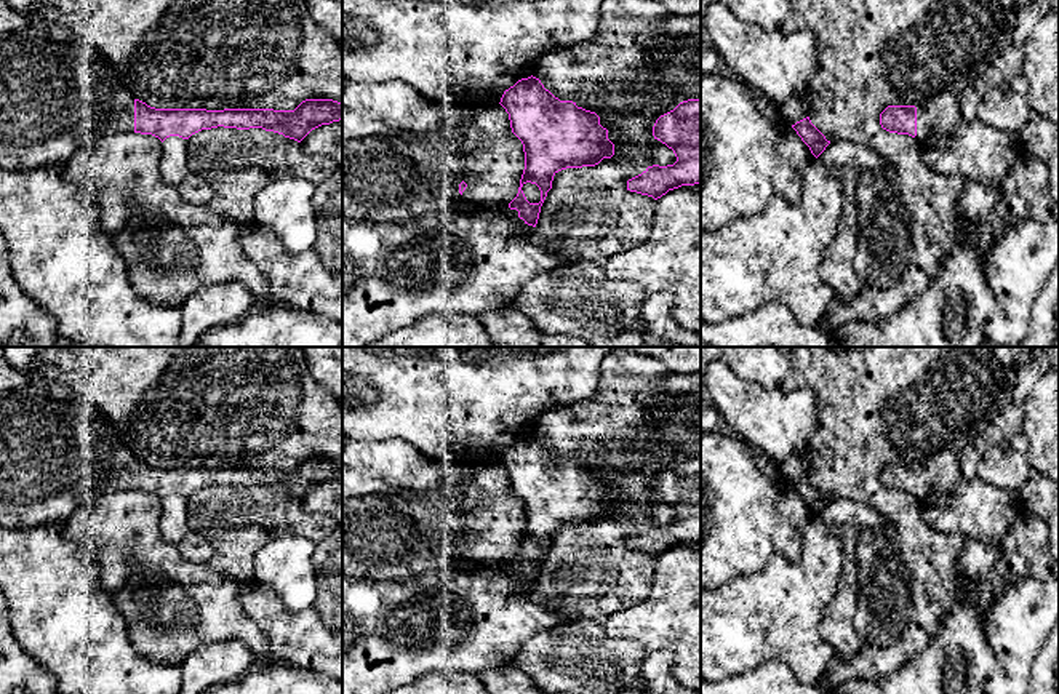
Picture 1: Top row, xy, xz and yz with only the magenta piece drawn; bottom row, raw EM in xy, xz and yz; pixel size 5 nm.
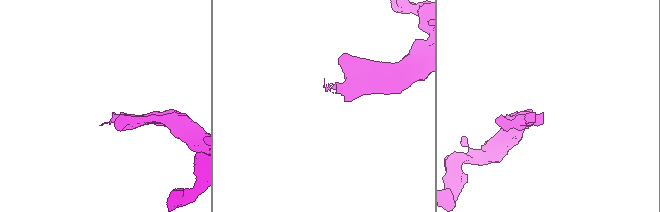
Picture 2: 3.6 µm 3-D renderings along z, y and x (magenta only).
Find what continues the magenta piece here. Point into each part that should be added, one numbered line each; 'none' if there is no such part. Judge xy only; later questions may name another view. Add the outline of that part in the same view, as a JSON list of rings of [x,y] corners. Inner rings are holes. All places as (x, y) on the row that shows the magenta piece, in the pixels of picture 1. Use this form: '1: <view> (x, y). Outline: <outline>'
1: xy (58, 95). Outline: [[[26,32],[5,34],[0,37],[0,170],[32,170],[48,165],[66,163],[78,149],[93,141],[118,133],[134,133],[134,98],[126,91],[115,75],[110,62],[88,43],[77,42],[72,37],[43,35],[32,38]]]

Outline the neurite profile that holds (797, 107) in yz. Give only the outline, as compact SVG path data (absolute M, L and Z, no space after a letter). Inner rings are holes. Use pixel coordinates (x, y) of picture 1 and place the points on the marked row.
M806 90L806 91L800 93L800 94L793 94L785 102L782 102L777 107L781 122L792 126L797 122L809 117L811 106L809 106L808 94L809 94L809 90Z

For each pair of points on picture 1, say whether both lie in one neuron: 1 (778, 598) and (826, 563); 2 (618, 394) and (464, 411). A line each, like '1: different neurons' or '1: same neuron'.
1: same neuron
2: different neurons

